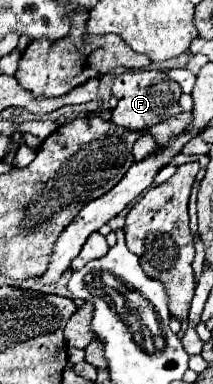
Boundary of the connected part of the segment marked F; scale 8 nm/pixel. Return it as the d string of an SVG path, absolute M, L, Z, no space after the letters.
M127 71L115 77L113 97L117 99L117 107L111 111L111 123L117 127L125 127L129 131L147 131L149 127L175 117L181 111L179 97L181 87L177 81L171 81L165 71Z

